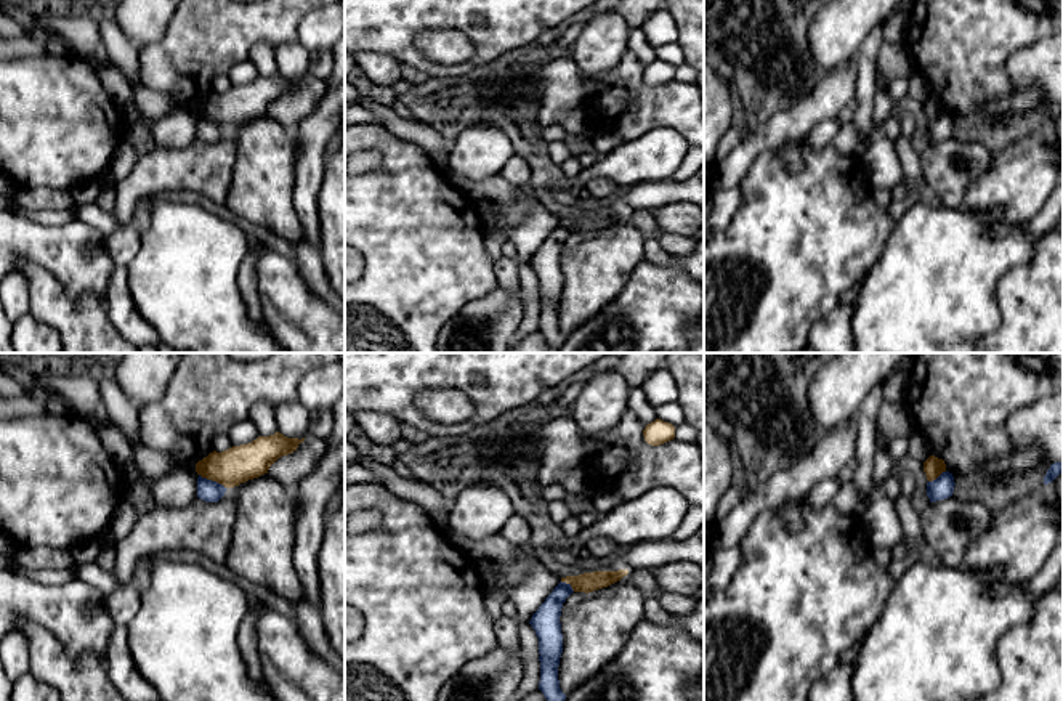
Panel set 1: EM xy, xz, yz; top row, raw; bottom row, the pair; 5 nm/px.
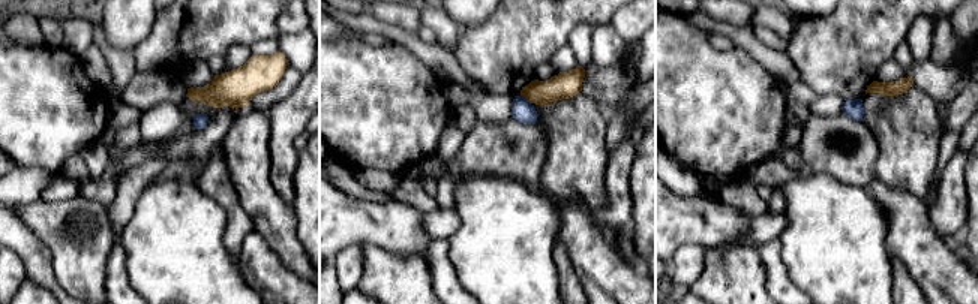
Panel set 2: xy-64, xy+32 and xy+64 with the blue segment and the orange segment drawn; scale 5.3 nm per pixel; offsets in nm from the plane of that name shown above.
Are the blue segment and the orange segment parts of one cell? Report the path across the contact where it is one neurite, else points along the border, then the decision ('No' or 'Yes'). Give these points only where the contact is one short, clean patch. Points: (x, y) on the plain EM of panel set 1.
Boundary: xy (199, 114), (228, 129). No

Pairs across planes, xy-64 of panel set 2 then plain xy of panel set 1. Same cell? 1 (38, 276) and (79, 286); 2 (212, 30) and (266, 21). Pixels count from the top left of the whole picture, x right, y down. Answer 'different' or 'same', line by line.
1: different
2: same

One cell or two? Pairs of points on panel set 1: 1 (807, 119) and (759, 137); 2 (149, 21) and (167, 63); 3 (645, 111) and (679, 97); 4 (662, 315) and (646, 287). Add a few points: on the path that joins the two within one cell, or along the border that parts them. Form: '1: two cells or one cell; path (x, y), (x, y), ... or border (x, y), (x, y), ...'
1: one cell; path (796, 122), (770, 133)
2: two cells; border (173, 16), (161, 39), (140, 48)
3: one cell; path (653, 106), (670, 105)
4: one cell; path (656, 308), (653, 294)

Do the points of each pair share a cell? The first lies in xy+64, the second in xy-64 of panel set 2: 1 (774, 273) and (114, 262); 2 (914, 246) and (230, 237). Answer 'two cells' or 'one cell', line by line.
1: one cell
2: two cells

